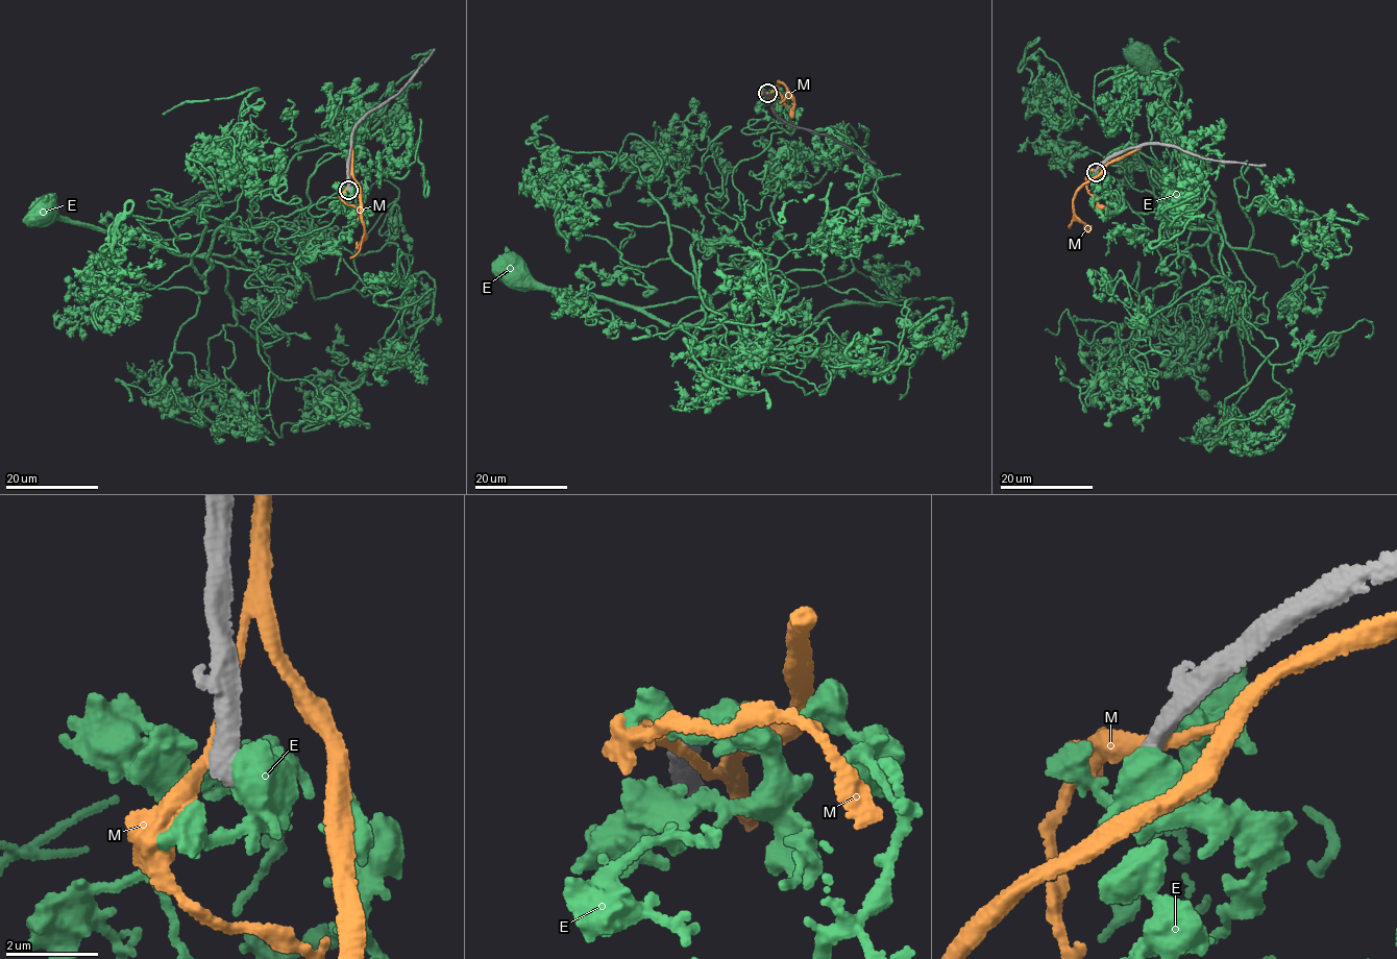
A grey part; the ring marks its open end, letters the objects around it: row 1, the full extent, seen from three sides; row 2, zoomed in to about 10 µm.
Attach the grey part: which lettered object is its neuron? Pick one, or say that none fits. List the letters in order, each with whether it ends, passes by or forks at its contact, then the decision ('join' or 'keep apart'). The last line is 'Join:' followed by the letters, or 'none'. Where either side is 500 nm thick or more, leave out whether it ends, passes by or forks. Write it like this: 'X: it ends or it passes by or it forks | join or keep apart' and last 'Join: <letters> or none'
E: keep apart
M: it passes by | keep apart
Join: none

